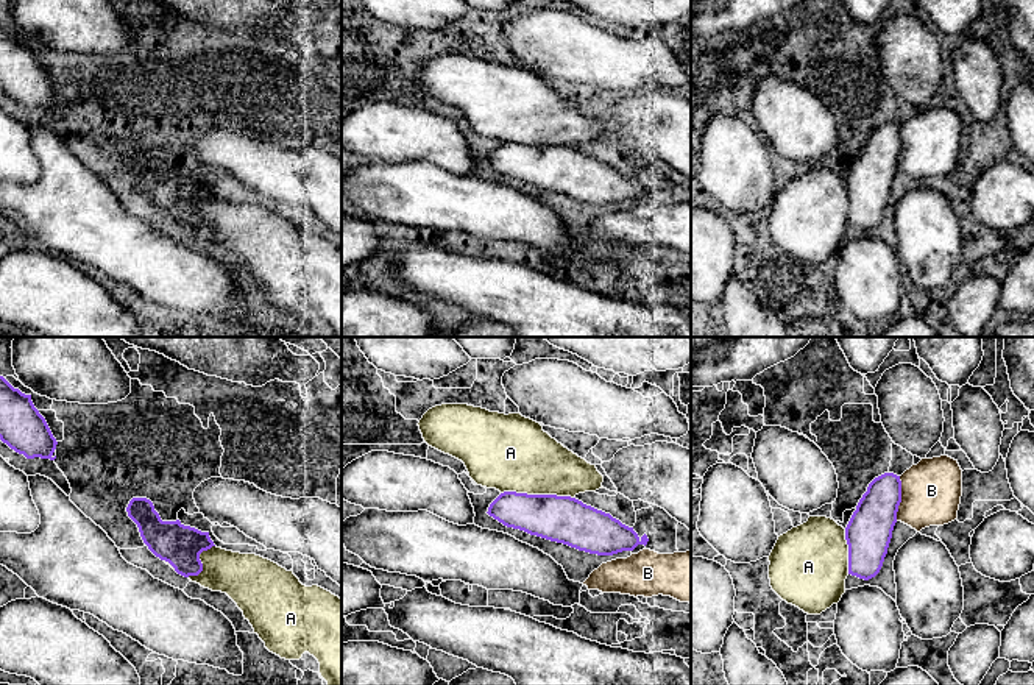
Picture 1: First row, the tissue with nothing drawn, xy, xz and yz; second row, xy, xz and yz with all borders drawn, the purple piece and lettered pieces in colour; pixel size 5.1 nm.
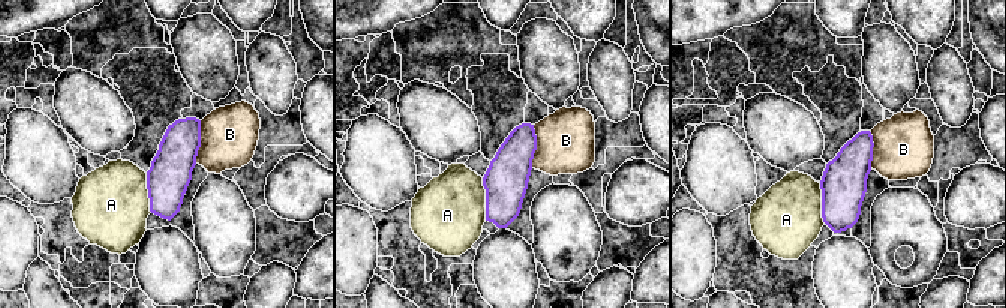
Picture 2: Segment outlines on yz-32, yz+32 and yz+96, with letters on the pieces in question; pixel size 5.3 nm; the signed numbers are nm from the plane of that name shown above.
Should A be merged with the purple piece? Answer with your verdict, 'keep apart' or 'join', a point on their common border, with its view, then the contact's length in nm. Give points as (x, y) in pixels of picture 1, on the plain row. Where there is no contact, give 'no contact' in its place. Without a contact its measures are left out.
keep apart | xz (538, 145) | 380 nm

